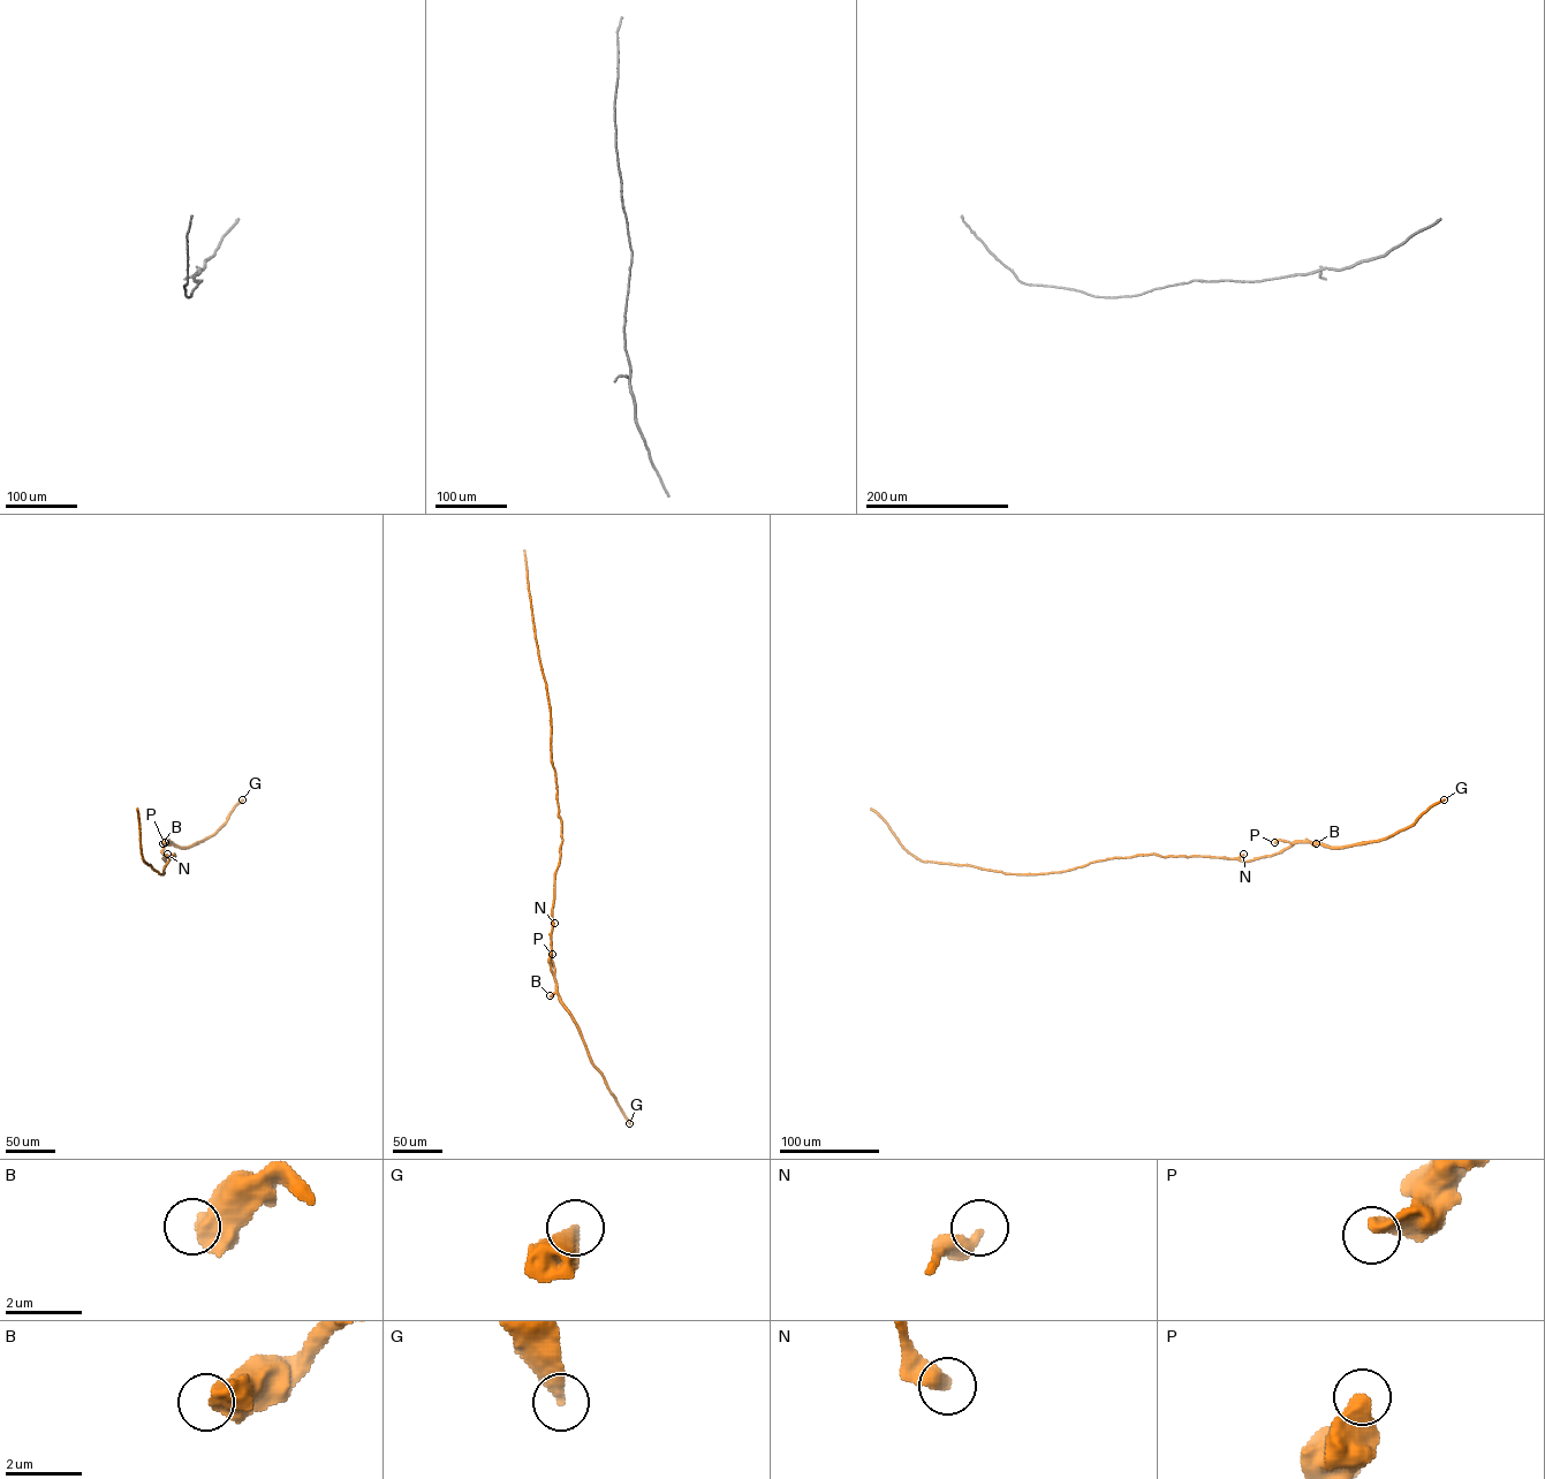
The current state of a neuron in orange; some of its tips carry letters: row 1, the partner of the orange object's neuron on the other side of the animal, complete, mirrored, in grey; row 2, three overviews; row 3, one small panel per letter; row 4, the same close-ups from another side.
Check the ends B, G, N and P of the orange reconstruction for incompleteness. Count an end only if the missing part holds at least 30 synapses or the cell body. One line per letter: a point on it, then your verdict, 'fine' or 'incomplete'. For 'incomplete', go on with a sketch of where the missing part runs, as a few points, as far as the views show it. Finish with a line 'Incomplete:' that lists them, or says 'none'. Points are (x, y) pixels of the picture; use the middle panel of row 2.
B: (550, 995) | fine
G: (629, 1123) | fine
N: (554, 923) | fine
P: (552, 954) | fine
Incomplete: none

